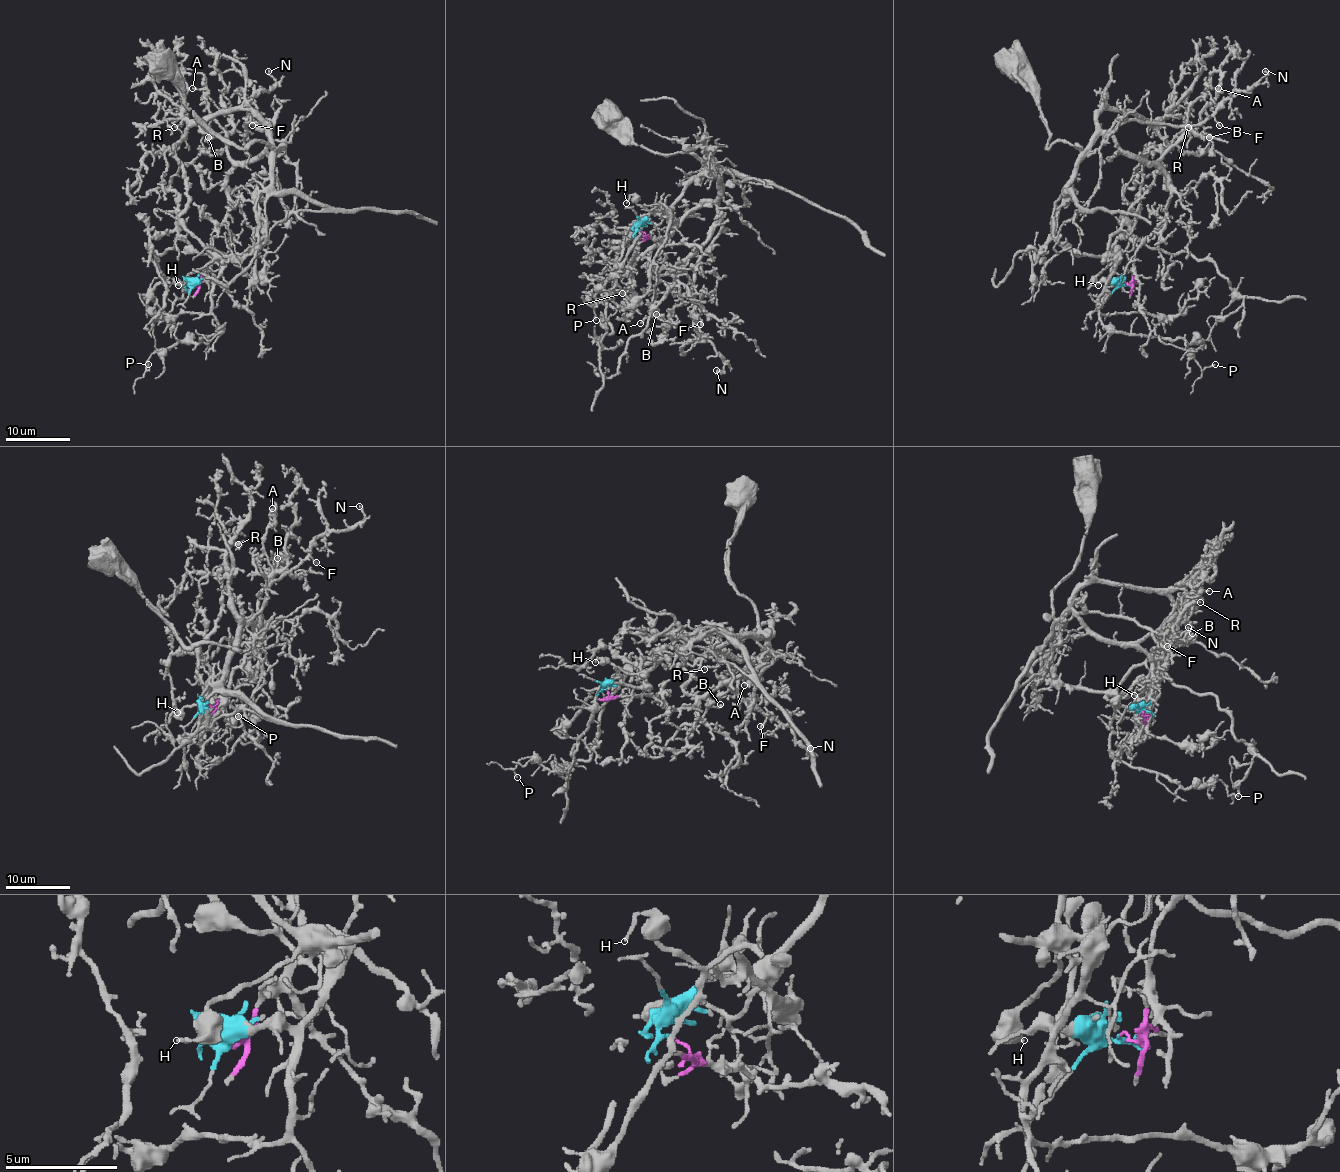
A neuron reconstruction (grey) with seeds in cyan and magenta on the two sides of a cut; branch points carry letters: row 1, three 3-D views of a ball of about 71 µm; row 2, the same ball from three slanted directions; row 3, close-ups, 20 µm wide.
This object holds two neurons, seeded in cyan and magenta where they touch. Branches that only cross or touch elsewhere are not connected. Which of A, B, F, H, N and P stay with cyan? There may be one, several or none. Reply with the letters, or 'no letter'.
H, P

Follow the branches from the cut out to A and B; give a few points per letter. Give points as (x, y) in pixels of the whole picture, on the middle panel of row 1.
A: (640, 231), (663, 239), (664, 263), (676, 275), (680, 266), (676, 287), (658, 292), (653, 315), (640, 323)
B: (640, 231), (648, 237), (663, 239), (664, 263), (676, 275), (680, 263), (674, 284), (656, 313)

